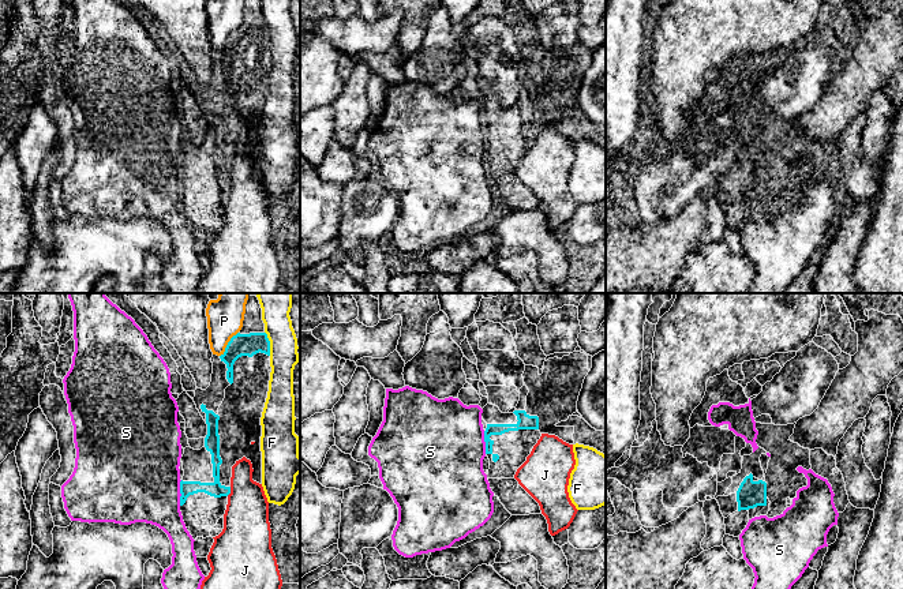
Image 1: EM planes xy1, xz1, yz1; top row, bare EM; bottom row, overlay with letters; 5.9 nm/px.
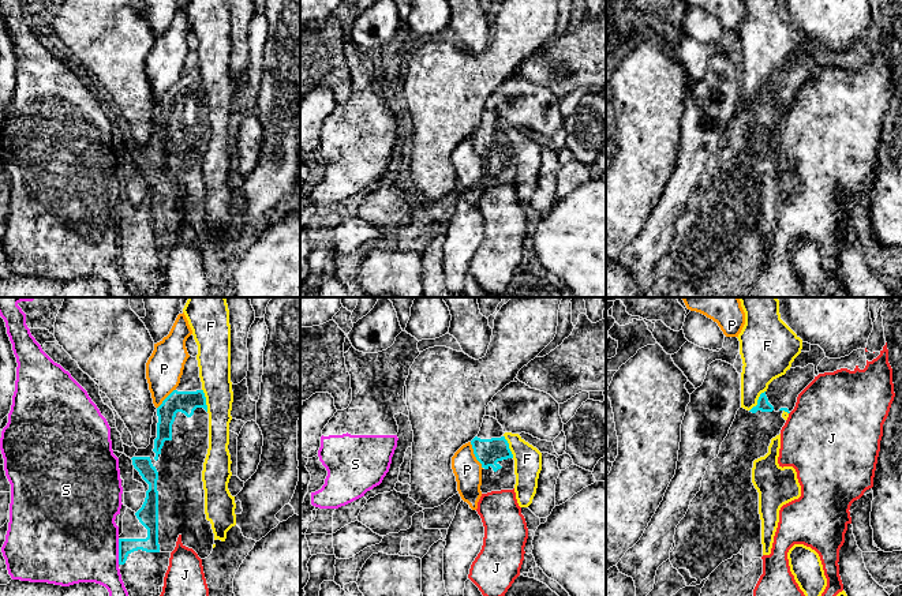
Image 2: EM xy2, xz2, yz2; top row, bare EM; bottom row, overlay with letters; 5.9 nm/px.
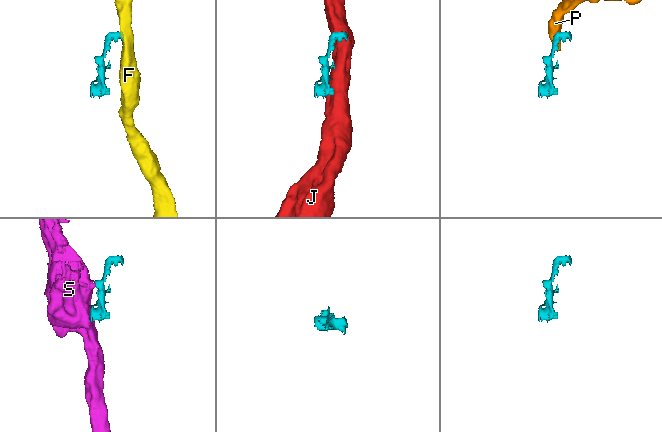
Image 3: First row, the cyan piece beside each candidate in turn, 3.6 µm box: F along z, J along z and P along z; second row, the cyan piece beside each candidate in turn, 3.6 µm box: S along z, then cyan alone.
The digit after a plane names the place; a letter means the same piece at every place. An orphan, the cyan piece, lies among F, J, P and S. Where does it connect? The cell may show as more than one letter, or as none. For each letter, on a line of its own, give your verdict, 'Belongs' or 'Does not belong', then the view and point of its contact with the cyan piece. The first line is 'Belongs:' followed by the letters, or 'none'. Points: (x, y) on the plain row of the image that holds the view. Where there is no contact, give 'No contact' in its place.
Belongs: none
F: Does not belong. Touches cyan at xy1 (269, 38)
J: Does not belong. Touches cyan at xy1 (229, 186)
P: Does not belong. Touches cyan at xy1 (228, 38)
S: Does not belong. Touches cyan at xy1 (180, 187)

